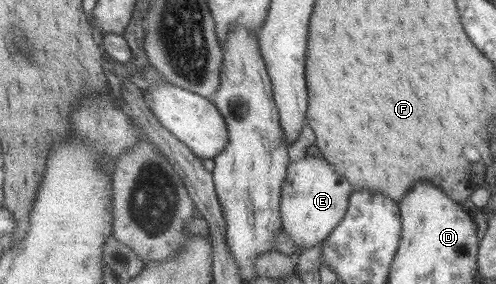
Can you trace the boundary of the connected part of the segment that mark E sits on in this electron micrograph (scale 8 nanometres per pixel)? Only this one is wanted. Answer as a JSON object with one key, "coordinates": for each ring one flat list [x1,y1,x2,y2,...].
{"coordinates":[[305,155,291,161,281,192,282,230,292,246,301,250,317,246,337,228,349,208,353,187,344,176,337,174,324,157]]}

